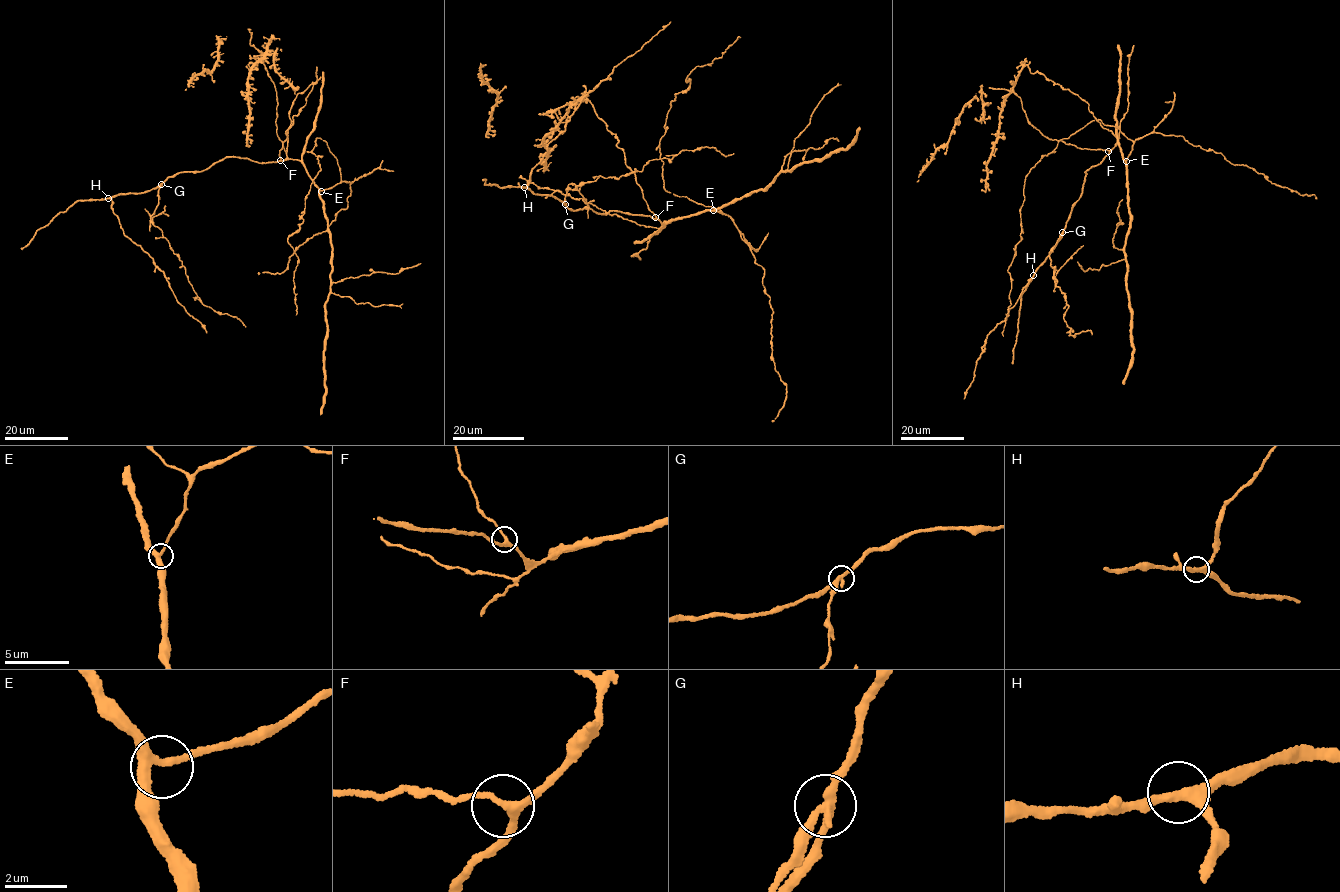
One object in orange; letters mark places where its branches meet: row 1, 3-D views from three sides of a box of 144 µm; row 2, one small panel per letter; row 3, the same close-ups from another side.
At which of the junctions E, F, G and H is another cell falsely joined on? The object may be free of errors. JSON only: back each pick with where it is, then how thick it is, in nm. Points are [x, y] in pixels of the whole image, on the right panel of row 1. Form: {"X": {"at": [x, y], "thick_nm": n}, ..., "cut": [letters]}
{"G": {"at": [1062, 232], "thick_nm": 240}, "cut": ["G"]}

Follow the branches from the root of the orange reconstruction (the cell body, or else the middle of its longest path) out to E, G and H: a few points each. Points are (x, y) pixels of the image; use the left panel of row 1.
E: (281, 161), (299, 160), (321, 191)
G: (281, 161), (260, 163), (227, 156), (204, 170), (175, 174), (161, 184)
H: (281, 161), (260, 163), (227, 156), (204, 170), (175, 174), (143, 192), (108, 198)

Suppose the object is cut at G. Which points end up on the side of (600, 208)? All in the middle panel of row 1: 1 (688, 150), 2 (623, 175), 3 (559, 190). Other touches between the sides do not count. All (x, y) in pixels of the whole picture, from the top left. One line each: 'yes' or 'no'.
1: no
2: no
3: yes

